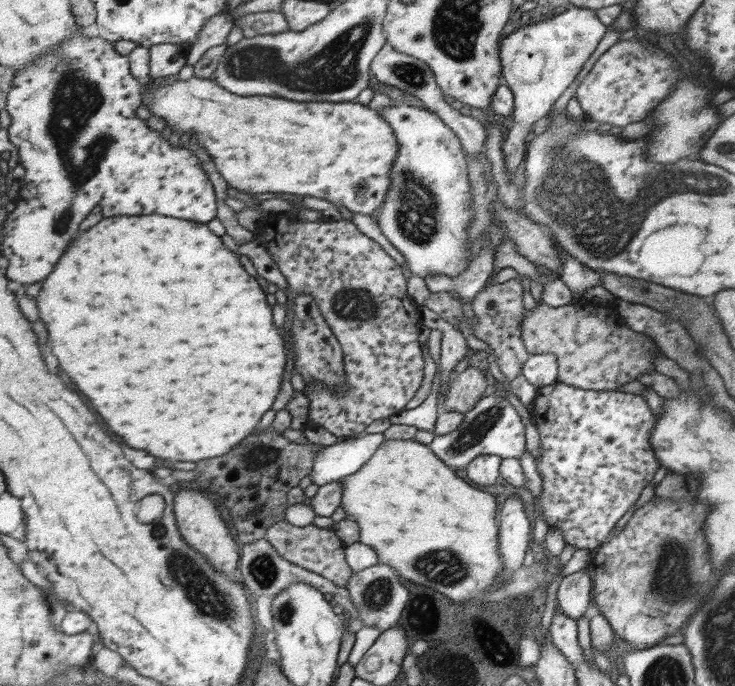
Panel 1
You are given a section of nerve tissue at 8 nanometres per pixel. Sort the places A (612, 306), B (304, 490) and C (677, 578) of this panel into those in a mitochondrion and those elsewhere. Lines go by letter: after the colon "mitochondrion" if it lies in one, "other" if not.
A: other
B: other
C: mitochondrion

